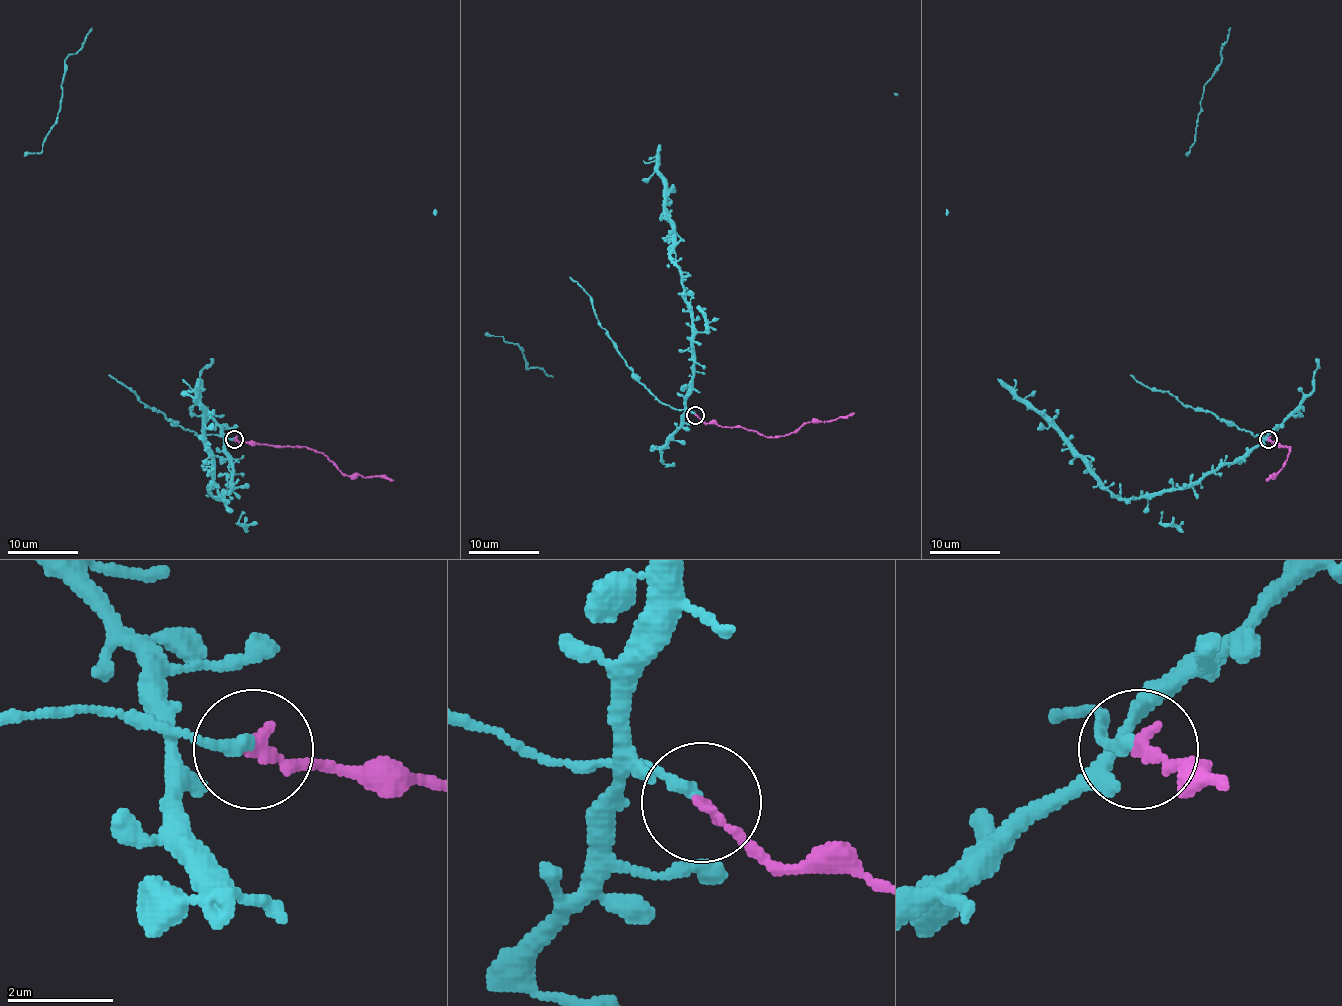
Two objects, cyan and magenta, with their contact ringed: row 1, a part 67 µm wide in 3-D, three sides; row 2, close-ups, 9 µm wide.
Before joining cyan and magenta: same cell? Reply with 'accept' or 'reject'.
accept

